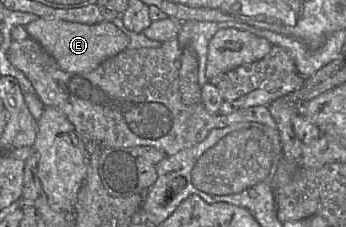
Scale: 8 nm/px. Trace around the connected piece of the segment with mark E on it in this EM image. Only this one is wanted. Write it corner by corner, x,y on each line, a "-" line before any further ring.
38,17
25,26
29,38
39,43
56,61
61,70
86,73
96,69
105,60
128,48
129,38
112,22
82,24

